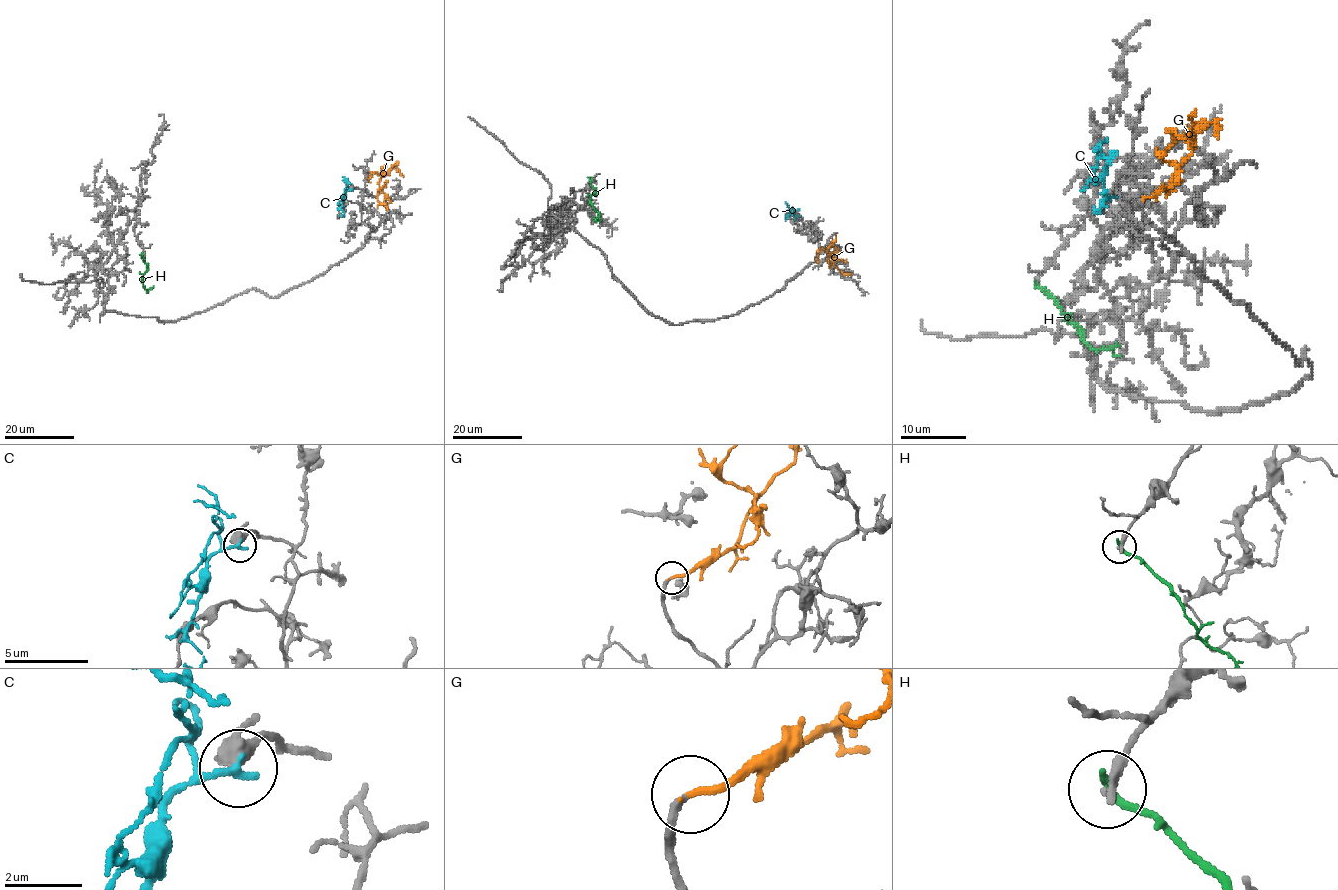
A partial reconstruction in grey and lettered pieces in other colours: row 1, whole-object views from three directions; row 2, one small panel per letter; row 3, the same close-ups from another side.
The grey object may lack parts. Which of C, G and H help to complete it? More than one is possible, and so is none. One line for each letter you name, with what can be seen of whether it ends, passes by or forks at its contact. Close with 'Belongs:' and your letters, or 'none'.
G: it ends there
Belongs: G

